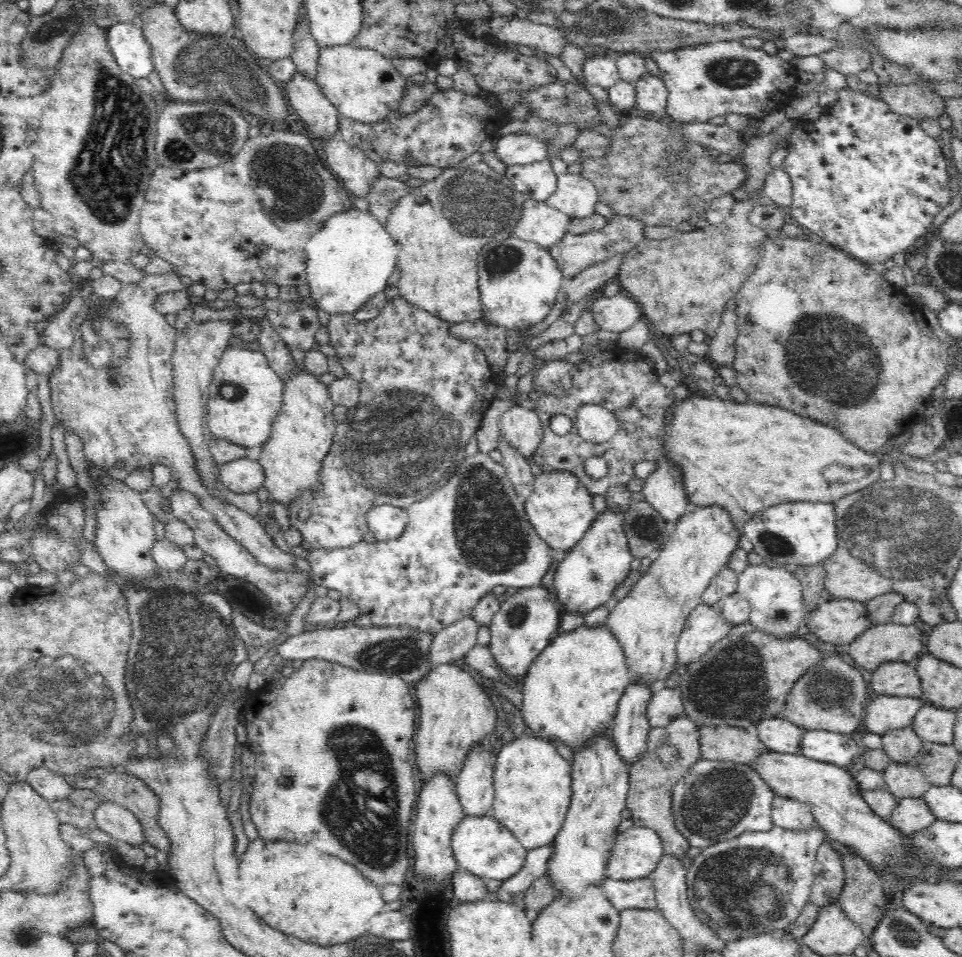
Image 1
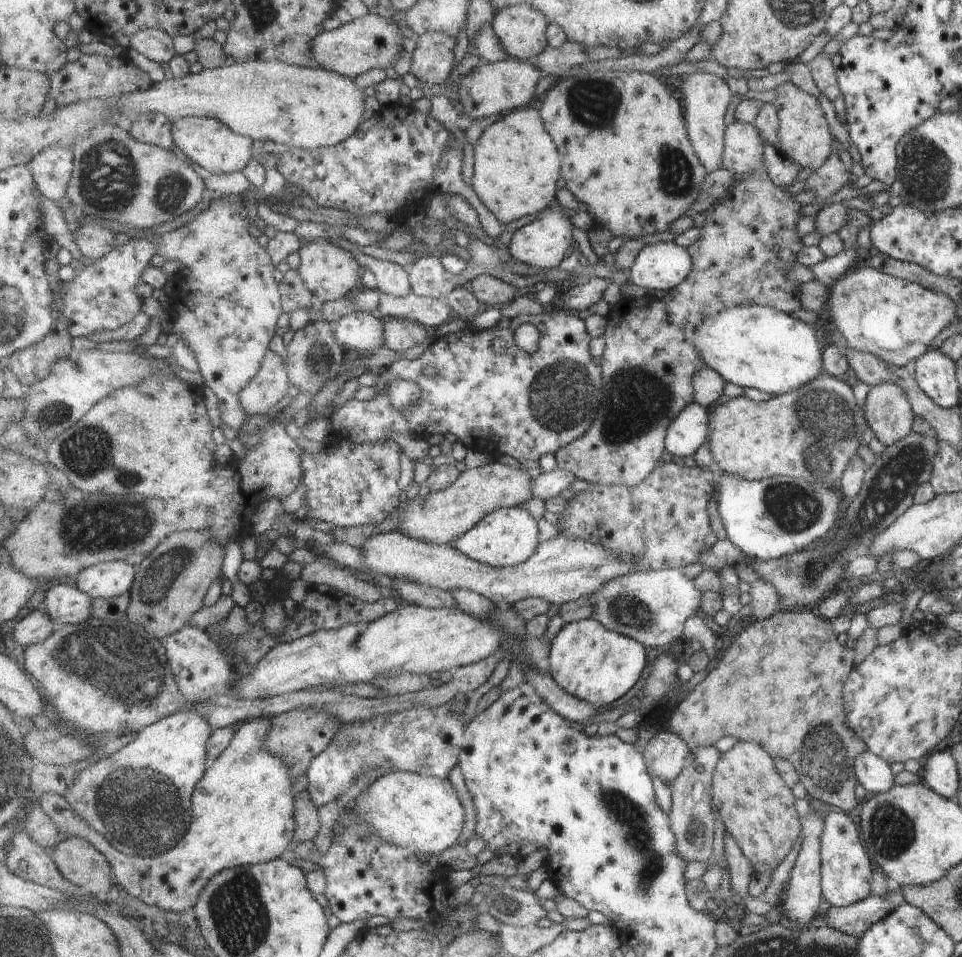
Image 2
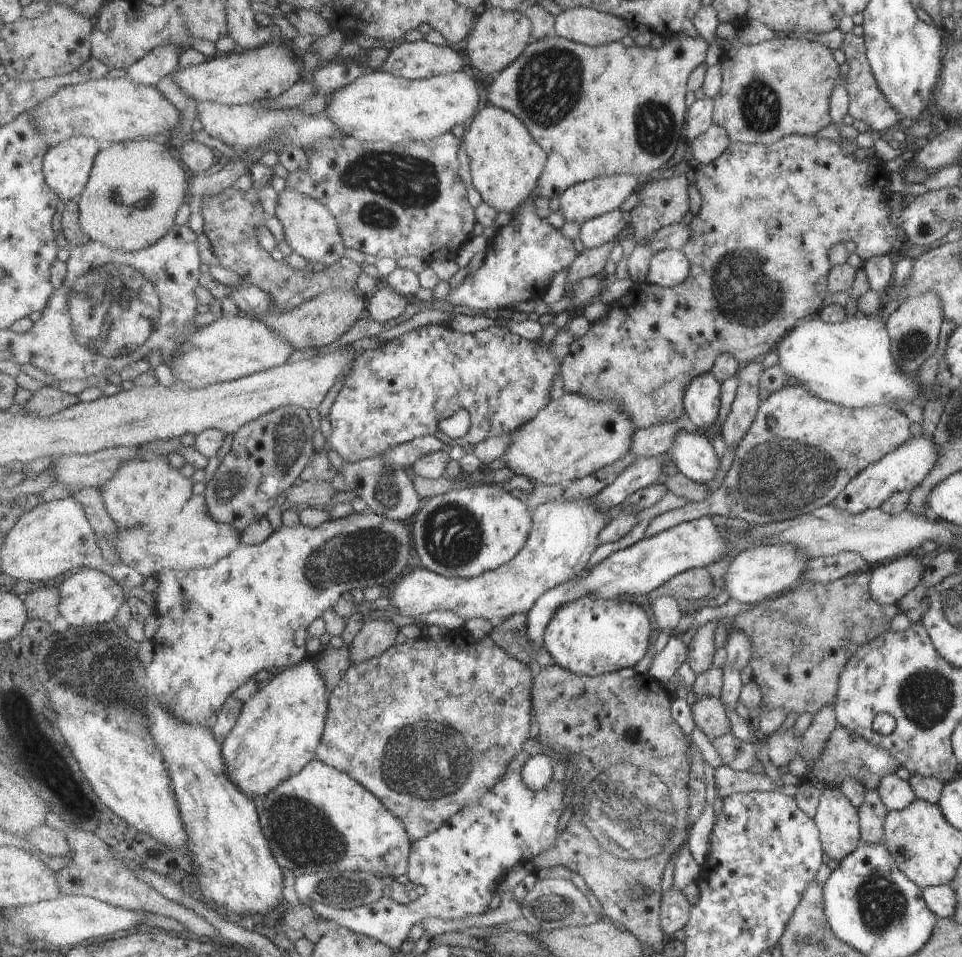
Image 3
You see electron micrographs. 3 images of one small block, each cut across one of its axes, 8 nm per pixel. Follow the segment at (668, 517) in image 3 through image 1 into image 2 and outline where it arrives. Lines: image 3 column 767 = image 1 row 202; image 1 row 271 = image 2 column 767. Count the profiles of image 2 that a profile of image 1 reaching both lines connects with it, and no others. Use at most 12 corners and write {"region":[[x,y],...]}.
{"region":[[828,374],[709,415],[714,469],[839,490],[867,422]]}

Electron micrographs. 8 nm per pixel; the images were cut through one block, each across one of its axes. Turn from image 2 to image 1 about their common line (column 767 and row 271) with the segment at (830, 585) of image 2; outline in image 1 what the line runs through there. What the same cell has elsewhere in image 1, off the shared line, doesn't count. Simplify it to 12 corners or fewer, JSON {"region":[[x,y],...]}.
{"region":[[613,215],[606,226],[567,232],[548,250],[571,279],[645,239],[642,221]]}

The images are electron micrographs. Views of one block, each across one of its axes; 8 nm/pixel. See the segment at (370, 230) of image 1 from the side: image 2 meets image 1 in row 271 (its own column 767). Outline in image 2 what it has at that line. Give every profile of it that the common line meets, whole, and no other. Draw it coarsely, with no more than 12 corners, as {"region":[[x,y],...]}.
{"region":[[734,306],[694,332],[726,383],[772,397],[820,377],[814,326]]}

